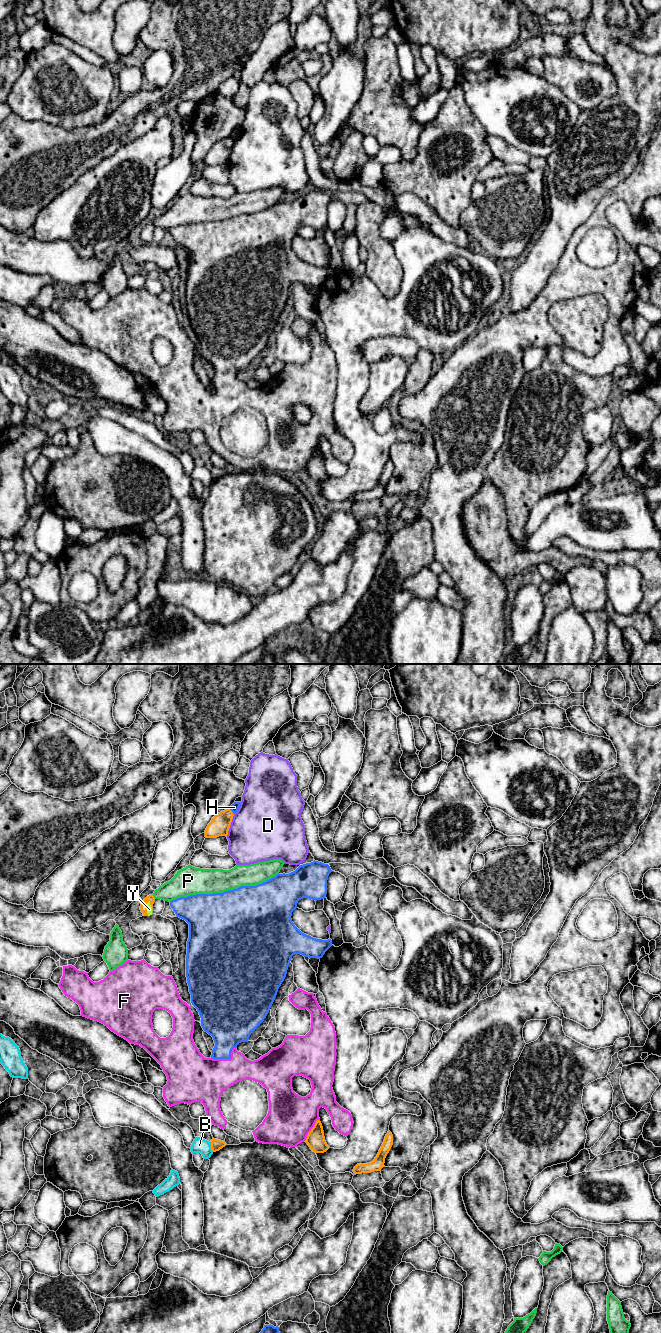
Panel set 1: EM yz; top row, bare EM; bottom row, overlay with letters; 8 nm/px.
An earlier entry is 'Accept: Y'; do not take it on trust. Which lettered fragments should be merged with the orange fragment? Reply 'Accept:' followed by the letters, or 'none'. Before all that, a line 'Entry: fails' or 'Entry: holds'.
Entry: holds
Accept: Y

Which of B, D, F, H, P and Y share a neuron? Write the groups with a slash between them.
B / D / F H / P / Y

